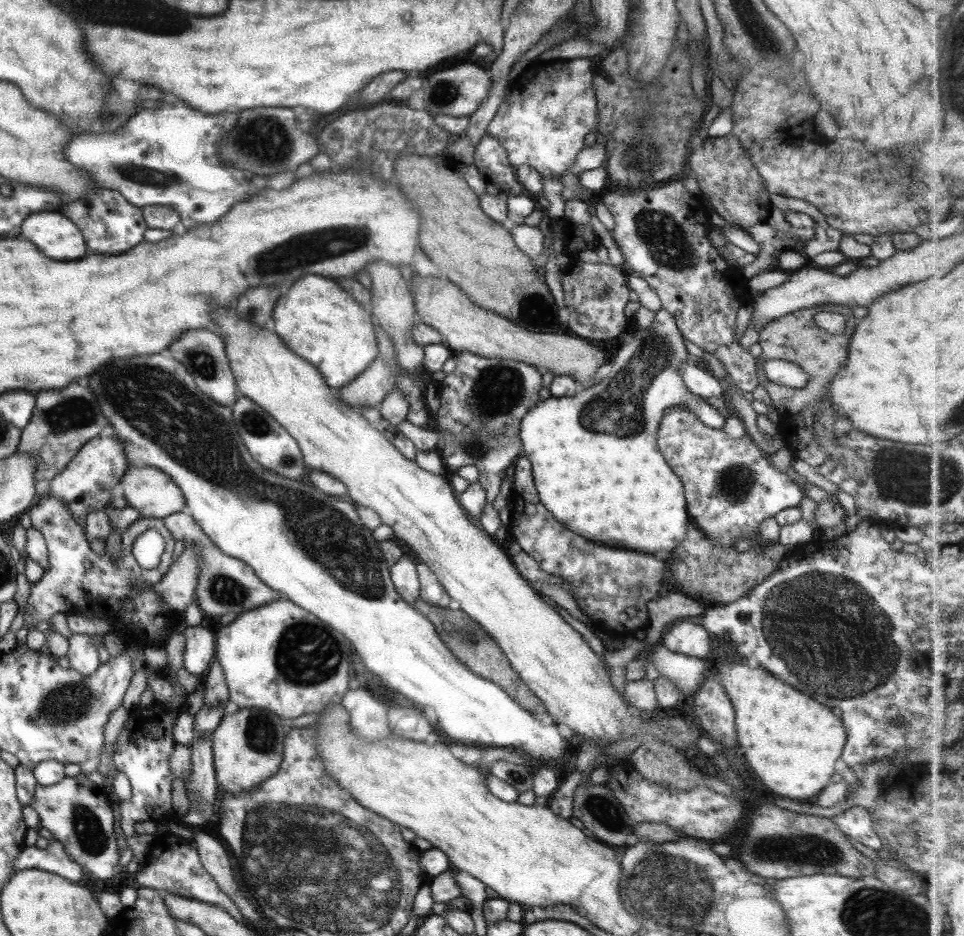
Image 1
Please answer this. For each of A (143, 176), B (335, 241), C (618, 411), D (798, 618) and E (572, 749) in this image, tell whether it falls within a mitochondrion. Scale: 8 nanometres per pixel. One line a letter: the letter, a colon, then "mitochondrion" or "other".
A: mitochondrion
B: mitochondrion
C: mitochondrion
D: mitochondrion
E: other

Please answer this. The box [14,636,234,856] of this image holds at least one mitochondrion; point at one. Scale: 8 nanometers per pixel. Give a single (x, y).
(68, 703)

